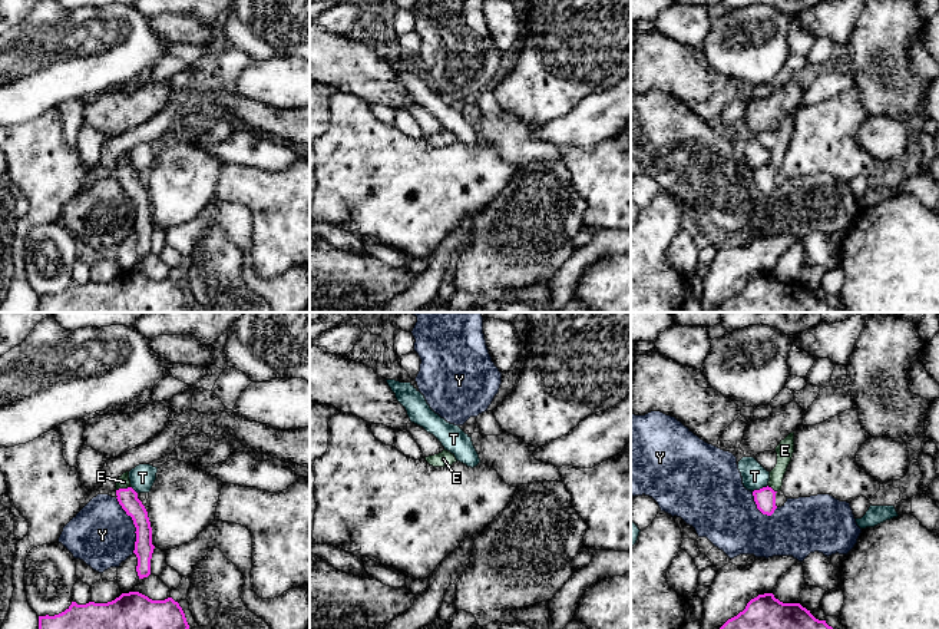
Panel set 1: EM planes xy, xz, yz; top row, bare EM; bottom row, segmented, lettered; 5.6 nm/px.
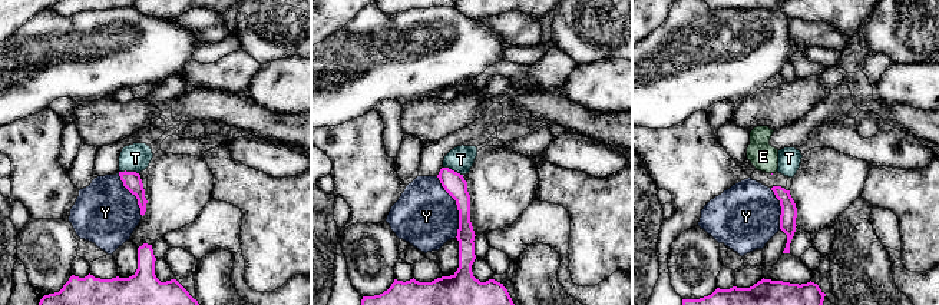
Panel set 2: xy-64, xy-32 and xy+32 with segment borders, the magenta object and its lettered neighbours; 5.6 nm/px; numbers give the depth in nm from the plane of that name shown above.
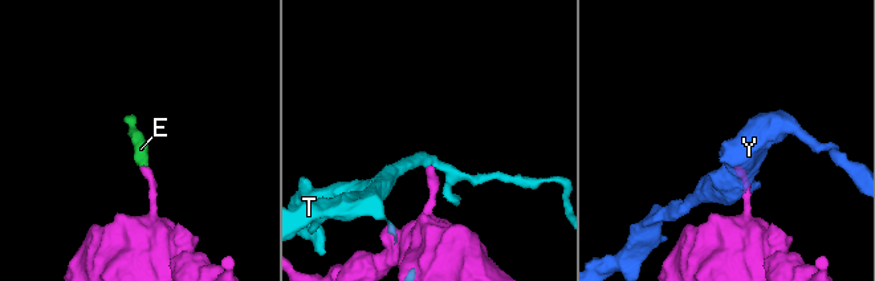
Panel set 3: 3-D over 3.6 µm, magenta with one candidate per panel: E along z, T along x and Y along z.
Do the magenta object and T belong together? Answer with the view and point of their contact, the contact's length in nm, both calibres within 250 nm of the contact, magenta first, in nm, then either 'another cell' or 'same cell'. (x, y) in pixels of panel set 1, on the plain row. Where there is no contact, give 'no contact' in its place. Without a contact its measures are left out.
yz (760, 168) | 100 nm | 120/140 nm | another cell

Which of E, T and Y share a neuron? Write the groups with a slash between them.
E / T / Y

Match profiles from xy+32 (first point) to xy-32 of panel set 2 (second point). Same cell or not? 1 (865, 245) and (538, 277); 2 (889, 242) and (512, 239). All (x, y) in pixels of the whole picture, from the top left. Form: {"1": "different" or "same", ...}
{"1": "same", "2": "same"}

